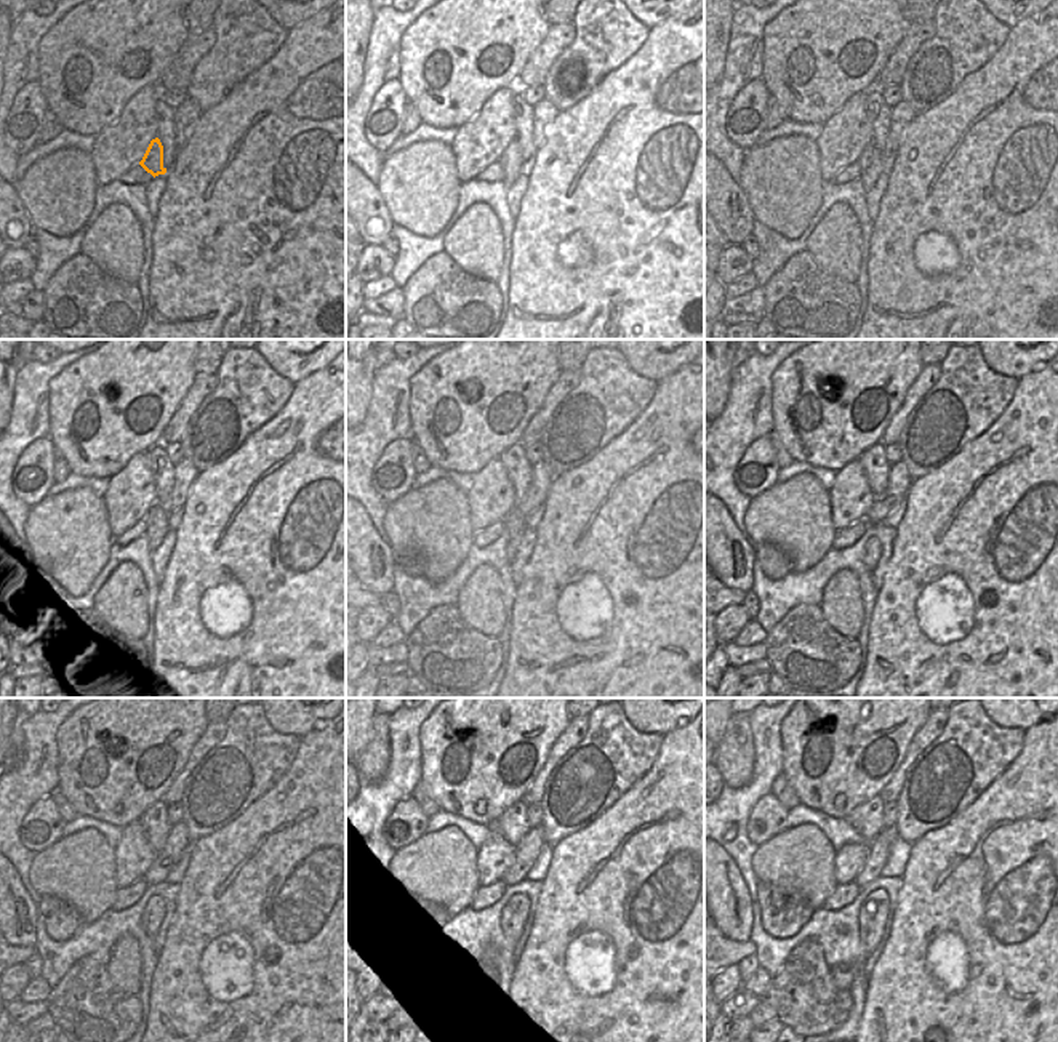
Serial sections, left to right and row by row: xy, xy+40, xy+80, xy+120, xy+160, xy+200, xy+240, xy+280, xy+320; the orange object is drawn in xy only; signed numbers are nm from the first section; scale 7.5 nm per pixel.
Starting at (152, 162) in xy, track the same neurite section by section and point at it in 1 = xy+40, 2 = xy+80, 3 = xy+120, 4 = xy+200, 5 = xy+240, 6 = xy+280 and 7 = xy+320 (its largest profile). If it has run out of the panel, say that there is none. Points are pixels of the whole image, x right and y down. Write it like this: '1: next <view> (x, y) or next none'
1: next xy+40 (511, 160)
2: next xy+80 (871, 162)
3: next xy+120 (156, 520)
4: next xy+200 (871, 554)
5: next xy+240 (154, 913)
6: next xy+280 (514, 914)
7: next xy+320 (873, 914)

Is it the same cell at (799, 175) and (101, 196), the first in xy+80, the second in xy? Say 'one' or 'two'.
two

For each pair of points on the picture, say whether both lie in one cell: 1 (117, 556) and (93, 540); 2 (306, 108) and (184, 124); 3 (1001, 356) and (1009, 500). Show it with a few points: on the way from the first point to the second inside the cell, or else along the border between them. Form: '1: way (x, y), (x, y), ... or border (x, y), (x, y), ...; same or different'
1: border (112, 541), (106, 564), (90, 583); different
2: border (202, 111), (188, 140), (178, 149); different
3: border (1041, 365), (1018, 380); different

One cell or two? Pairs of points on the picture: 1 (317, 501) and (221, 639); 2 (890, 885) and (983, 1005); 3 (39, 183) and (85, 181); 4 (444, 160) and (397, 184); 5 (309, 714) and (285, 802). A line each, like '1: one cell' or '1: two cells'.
1: one cell
2: two cells
3: one cell
4: one cell
5: two cells

